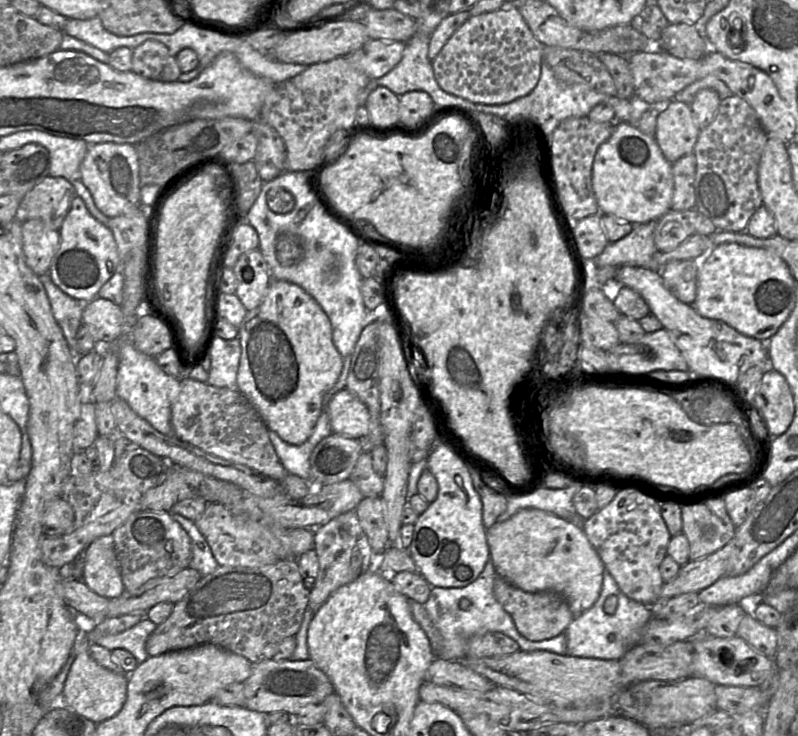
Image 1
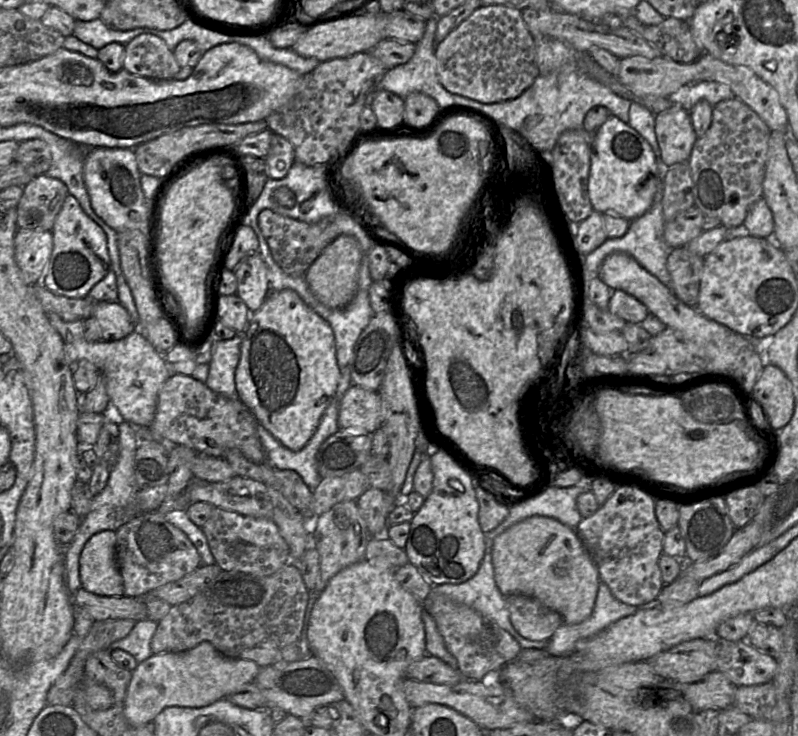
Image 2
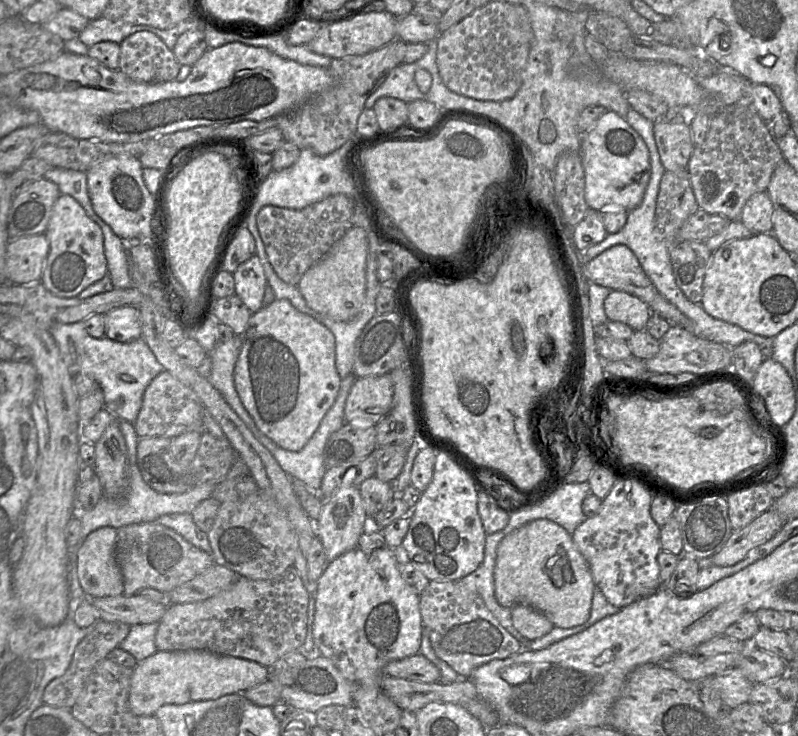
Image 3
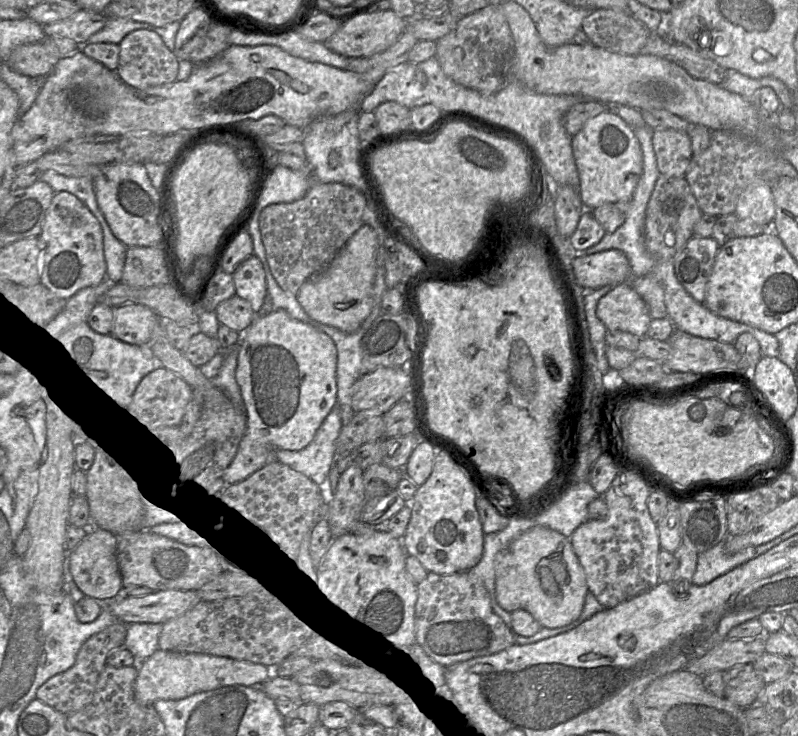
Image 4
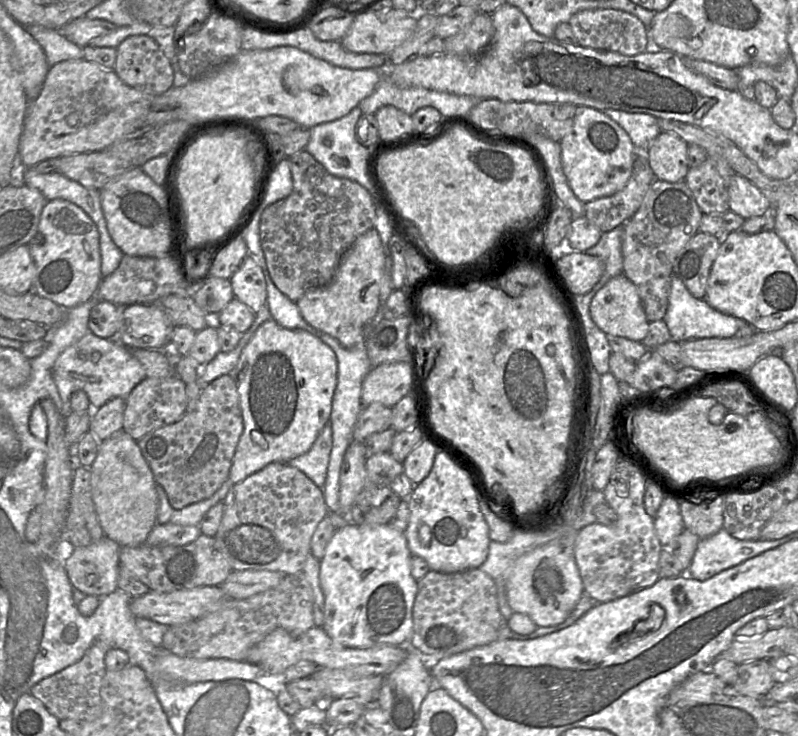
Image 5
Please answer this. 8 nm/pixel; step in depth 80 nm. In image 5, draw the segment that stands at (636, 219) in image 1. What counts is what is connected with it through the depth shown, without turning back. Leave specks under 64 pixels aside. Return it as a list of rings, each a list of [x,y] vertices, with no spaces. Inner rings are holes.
[[[577,106],[573,126],[559,144],[563,172],[570,188],[583,203],[619,192],[632,174],[635,146],[627,133],[599,110]]]

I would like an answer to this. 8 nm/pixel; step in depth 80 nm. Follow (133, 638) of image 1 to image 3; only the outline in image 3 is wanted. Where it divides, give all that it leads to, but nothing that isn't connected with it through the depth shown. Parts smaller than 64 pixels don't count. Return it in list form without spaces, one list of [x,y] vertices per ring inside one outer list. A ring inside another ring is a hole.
[[[136,624],[130,626],[130,631],[118,648],[130,653],[137,662],[141,662],[157,652],[155,636],[159,624]]]

